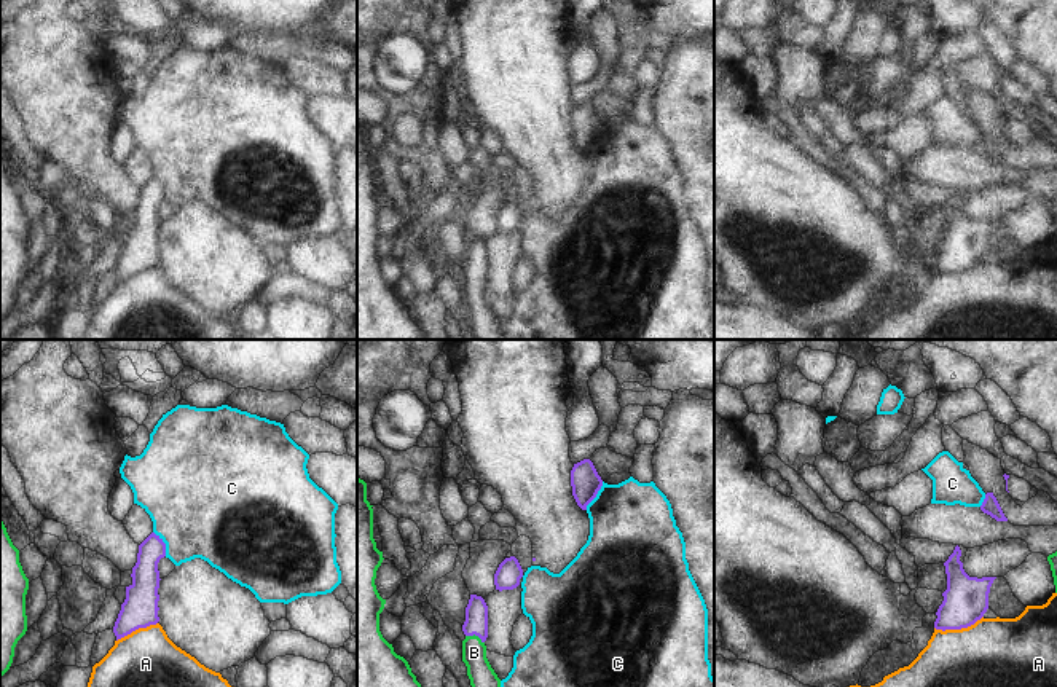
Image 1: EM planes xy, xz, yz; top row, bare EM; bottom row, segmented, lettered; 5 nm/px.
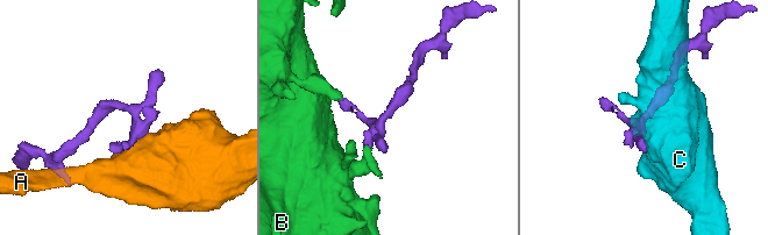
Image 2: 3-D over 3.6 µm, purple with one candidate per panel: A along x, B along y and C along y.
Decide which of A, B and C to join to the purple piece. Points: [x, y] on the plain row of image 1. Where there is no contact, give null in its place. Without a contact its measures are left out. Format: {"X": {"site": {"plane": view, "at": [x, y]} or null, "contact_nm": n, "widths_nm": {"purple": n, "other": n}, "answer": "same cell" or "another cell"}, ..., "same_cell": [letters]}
{"A": {"site": {"plane": "yz", "at": [958, 271]}, "contact_nm": 260, "widths_nm": {"purple": 220, "other": 500}, "answer": "another cell"}, "B": {"site": {"plane": "xz", "at": [475, 278]}, "contact_nm": 100, "widths_nm": {"purple": 110, "other": 140}, "answer": "same cell"}, "C": {"site": {"plane": "xz", "at": [595, 139]}, "contact_nm": 170, "widths_nm": {"purple": 150, "other": 440}, "answer": "another cell"}, "same_cell": ["B"]}

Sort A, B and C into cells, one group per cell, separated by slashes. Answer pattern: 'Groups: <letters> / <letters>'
Groups: A / B / C.

